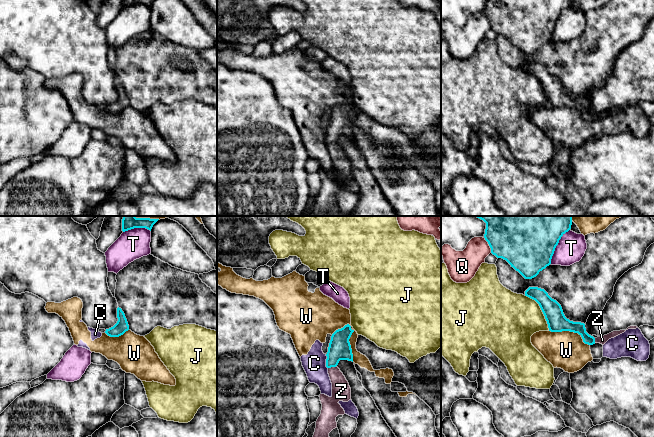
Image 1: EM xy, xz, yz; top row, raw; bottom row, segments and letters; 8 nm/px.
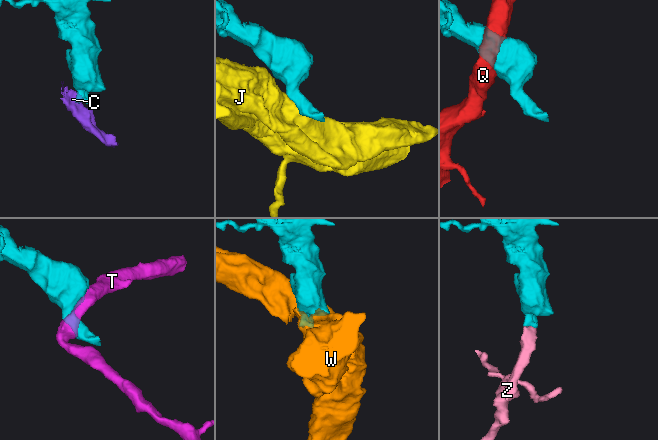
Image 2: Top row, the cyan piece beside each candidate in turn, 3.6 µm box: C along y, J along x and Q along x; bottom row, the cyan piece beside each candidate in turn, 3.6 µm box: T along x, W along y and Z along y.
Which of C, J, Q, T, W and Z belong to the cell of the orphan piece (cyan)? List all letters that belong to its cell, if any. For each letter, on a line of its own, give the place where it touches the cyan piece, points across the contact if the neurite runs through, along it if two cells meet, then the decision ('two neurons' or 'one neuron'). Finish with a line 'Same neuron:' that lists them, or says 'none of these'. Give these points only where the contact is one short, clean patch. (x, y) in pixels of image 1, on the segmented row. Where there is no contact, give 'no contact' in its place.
C: contact xz (326, 361); border xz (325, 354), (327, 368); two neurons
J: contact yz (541, 309); border yz (524, 295), (532, 298), (538, 304), (549, 330); two neurons
Q: contact yz (489, 245); two neurons
T: contact yz (556, 245); two neurons
W: contact xz (349, 342); two neurons
Z: contact xz (332, 366); way xz (339, 348), (333, 357), (332, 366), (341, 391); one neuron
Same neuron: Z

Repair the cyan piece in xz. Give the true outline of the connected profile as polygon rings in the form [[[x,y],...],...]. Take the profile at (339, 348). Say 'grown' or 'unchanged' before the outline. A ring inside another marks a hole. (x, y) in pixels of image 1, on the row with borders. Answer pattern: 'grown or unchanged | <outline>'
grown | [[[349,324],[336,330],[332,336],[326,354],[326,367],[332,383],[332,396],[320,394],[321,414],[316,421],[313,437],[329,437],[329,433],[337,428],[336,417],[345,411],[338,403],[351,400],[351,388],[343,373],[337,367],[340,360],[353,362],[353,354],[349,339],[354,330]]]

